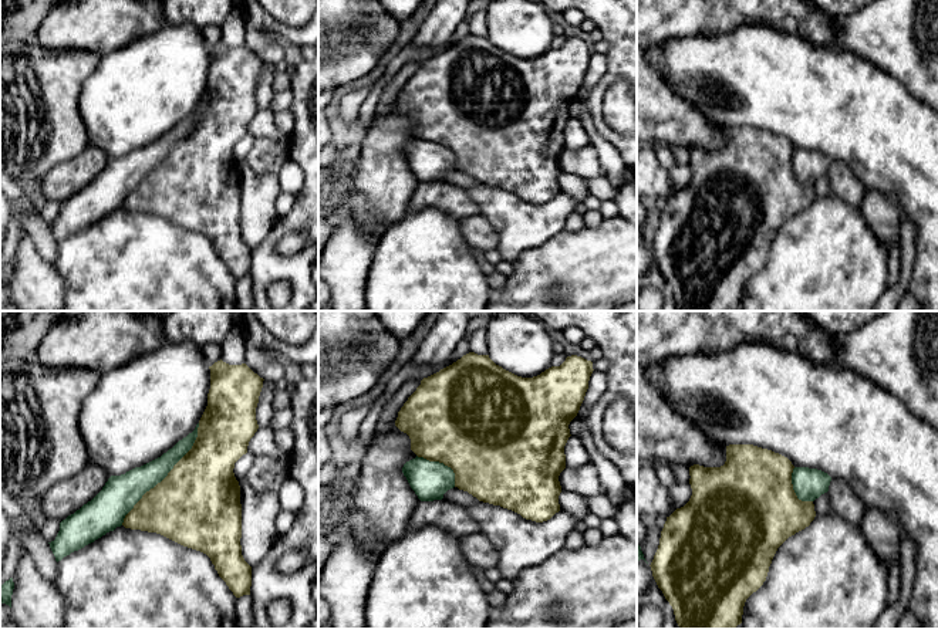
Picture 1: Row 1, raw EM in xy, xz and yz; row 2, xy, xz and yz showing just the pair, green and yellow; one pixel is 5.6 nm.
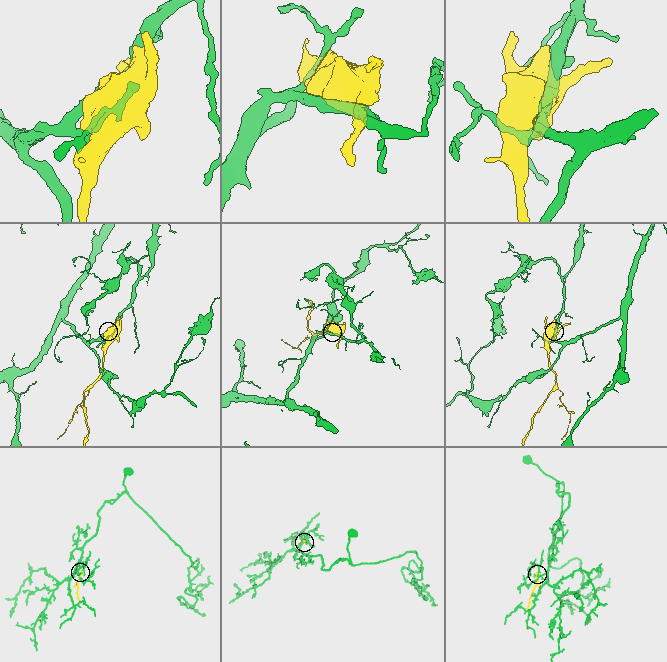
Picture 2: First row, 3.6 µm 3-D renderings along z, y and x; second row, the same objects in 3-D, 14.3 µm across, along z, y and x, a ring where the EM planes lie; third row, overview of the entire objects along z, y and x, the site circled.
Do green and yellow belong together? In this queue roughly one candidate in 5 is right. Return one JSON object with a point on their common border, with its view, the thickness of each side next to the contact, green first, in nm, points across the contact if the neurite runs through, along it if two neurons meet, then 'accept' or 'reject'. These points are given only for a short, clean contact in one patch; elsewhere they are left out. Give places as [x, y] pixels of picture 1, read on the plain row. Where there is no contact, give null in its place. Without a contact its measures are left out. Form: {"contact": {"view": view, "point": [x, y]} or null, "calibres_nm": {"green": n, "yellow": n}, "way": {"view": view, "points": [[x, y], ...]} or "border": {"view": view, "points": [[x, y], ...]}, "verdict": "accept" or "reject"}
{"contact": {"view": "xy", "point": [165, 158]}, "calibres_nm": {"green": 190, "yellow": 480}, "verdict": "reject"}

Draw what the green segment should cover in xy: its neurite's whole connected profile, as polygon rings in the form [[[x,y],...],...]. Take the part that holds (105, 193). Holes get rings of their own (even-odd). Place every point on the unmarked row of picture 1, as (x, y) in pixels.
[[[199,105],[192,115],[179,122],[161,139],[125,156],[111,158],[91,183],[63,202],[55,221],[48,224],[55,243],[61,243],[71,234],[121,209],[125,197],[142,177],[161,165],[192,131],[198,119],[198,109]]]

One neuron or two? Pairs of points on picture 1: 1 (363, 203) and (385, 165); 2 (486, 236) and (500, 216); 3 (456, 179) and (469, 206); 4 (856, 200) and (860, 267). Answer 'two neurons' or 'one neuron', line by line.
1: one neuron
2: two neurons
3: two neurons
4: two neurons

